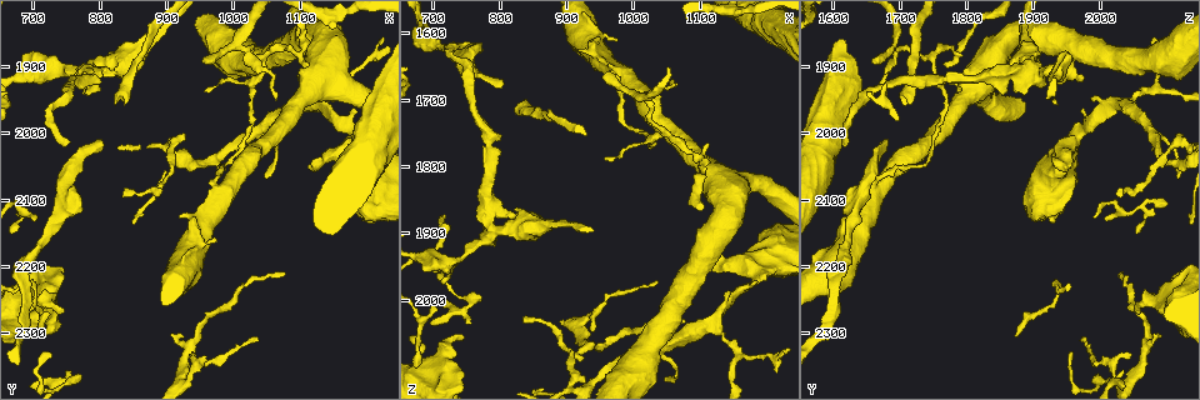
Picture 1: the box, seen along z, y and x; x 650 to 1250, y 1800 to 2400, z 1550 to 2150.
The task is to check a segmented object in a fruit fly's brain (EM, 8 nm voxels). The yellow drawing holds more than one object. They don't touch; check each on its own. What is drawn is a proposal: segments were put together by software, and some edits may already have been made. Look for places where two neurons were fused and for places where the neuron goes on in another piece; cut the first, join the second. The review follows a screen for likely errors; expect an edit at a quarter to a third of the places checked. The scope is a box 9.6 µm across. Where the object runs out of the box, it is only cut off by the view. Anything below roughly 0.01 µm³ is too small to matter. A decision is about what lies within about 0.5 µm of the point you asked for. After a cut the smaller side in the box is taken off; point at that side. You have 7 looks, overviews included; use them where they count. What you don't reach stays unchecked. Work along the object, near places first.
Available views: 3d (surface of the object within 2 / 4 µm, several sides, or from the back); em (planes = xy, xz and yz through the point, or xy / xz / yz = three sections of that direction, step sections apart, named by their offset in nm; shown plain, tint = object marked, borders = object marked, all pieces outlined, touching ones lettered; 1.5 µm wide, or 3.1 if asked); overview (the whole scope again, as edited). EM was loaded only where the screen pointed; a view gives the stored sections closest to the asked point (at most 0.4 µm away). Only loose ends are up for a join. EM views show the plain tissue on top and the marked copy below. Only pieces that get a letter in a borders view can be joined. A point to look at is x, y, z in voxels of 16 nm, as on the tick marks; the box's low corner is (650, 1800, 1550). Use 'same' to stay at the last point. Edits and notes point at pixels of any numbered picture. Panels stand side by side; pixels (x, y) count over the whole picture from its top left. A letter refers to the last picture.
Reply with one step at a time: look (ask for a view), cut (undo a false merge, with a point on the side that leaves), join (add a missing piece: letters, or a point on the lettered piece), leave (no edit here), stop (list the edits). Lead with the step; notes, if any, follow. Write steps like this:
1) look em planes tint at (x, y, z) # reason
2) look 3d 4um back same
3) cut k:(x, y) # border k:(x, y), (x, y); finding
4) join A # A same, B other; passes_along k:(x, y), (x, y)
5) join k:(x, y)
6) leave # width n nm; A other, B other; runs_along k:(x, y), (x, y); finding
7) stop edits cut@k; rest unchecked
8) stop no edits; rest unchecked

look em yz step 4 borders at (835, 2095, 2030) # branch stops here

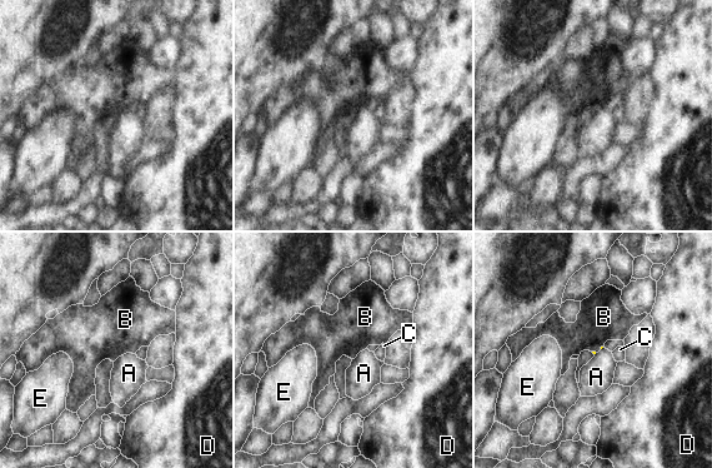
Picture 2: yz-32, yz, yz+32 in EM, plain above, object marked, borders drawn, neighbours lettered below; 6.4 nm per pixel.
look em planes borders same # cut it another way

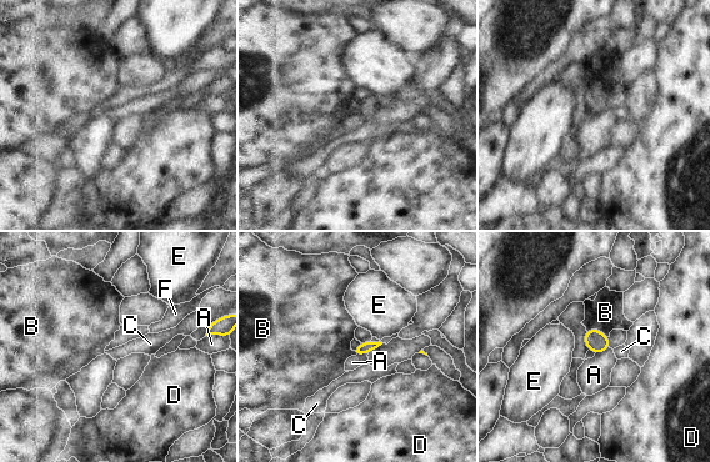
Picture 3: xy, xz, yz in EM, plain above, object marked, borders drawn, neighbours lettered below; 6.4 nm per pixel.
leave # A other, B other, C other, D other, E other, F other; border 3:(368, 352), (355, 356); no lettered piece goes on from it

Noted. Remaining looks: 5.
look em yz step 4 borders at (920, 2305, 2090) # branch stops here

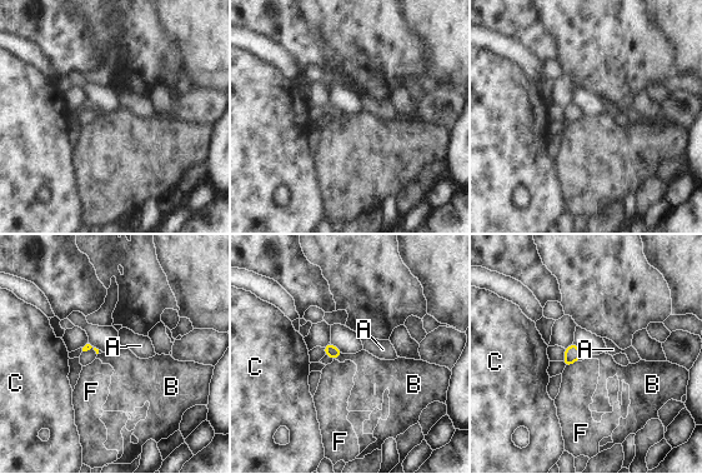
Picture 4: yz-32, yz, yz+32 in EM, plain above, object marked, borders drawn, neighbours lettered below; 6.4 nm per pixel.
look em planes borders same # another direction

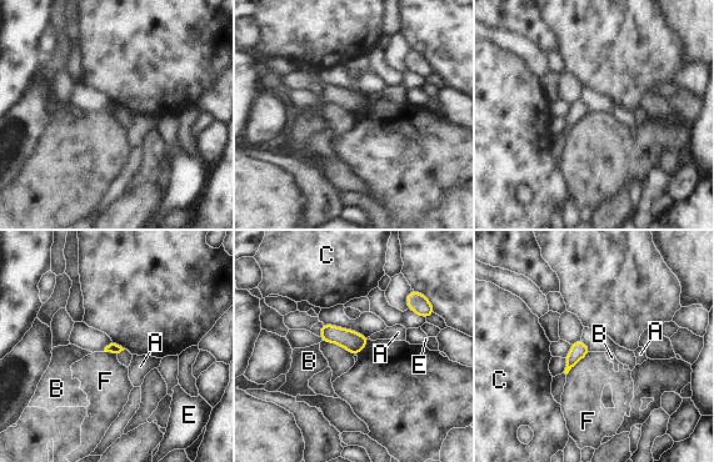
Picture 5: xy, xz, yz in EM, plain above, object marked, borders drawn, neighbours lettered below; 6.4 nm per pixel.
leave # longest_contact F 220 nm; A other, B other, C other, E other, F other; none of them fits

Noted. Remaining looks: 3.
look em planes borders at (790, 1905, 1900) # a fork

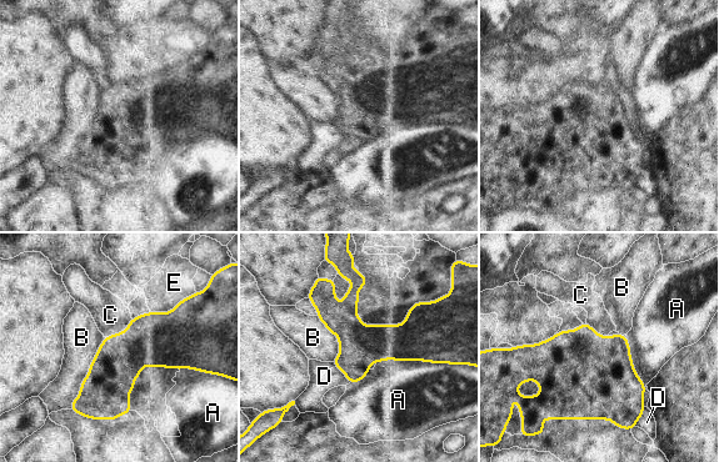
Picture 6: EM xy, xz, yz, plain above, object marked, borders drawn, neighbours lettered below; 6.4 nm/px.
leave # width 280 nm; A other, B other, C other, D other, E other; one neuron here

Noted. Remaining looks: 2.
stop no edits; rest unchecked

